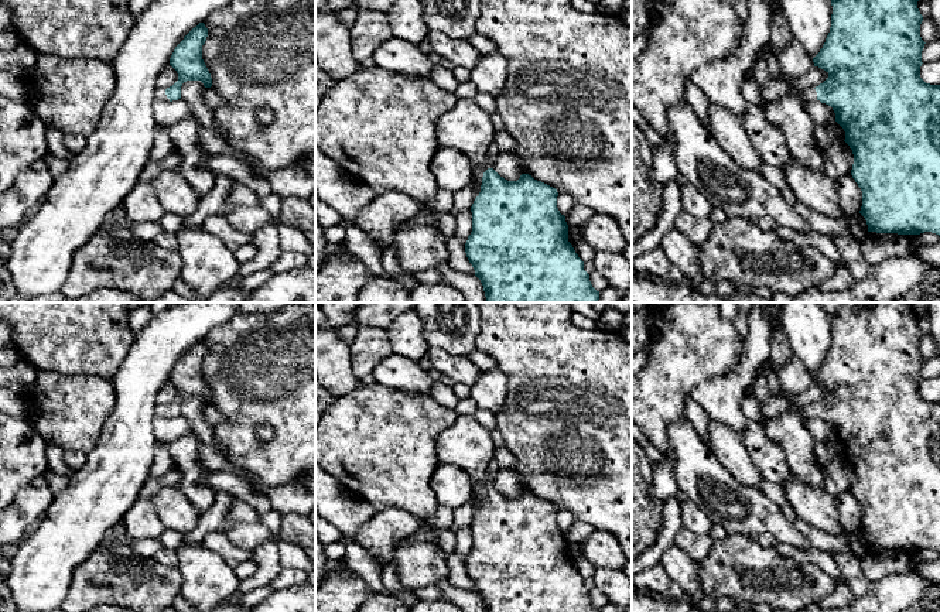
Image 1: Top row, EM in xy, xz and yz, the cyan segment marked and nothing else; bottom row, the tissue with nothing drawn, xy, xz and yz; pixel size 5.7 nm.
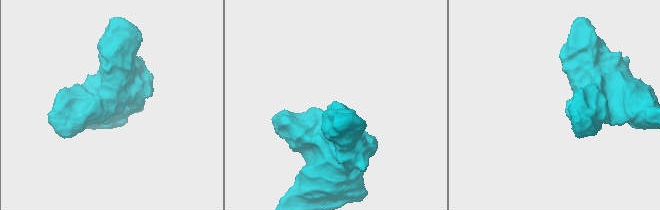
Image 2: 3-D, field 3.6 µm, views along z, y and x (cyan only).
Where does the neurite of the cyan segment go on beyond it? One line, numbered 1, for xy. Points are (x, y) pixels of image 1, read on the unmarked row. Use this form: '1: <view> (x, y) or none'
1: xy (160, 410)

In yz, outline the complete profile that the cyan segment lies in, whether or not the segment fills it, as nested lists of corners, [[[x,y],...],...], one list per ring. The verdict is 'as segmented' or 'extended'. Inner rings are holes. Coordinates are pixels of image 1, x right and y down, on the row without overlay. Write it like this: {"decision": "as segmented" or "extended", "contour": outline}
{"decision": "extended", "contour": [[[844,302],[831,315],[831,343],[814,383],[824,386],[828,394],[816,404],[799,411],[801,420],[820,417],[833,424],[835,438],[845,448],[845,459],[854,471],[851,492],[862,507],[859,530],[868,548],[920,551],[932,548],[940,553],[940,401],[926,400],[920,394],[920,353],[923,332],[910,302],[875,302],[872,308],[858,302]]]}

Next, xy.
{"decision": "extended", "contour": [[[199,339],[175,363],[170,382],[177,387],[178,397],[165,407],[158,406],[158,416],[170,418],[181,416],[181,403],[187,397],[201,397],[205,404],[212,403],[211,390],[202,376],[202,362],[206,353],[208,345],[204,339]]]}

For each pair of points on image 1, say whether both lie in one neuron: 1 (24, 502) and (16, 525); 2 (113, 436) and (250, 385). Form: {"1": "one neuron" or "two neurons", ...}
{"1": "one neuron", "2": "two neurons"}

